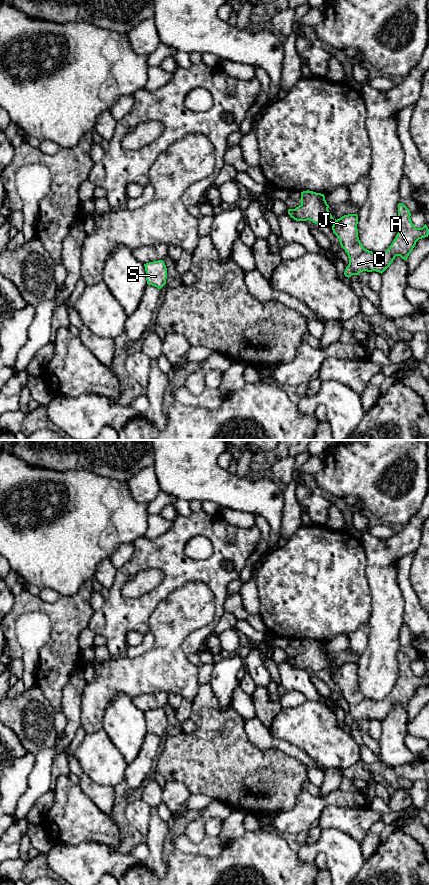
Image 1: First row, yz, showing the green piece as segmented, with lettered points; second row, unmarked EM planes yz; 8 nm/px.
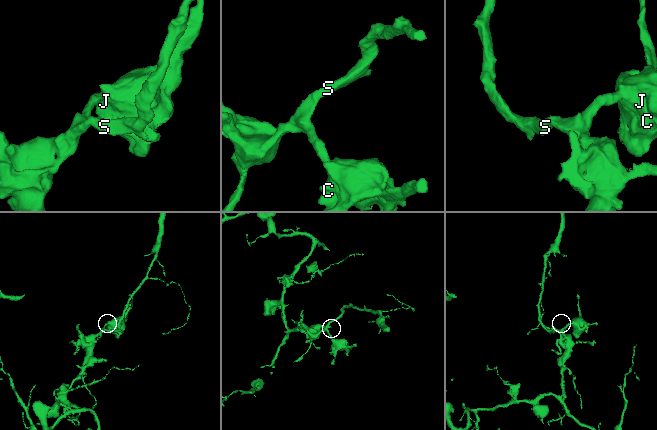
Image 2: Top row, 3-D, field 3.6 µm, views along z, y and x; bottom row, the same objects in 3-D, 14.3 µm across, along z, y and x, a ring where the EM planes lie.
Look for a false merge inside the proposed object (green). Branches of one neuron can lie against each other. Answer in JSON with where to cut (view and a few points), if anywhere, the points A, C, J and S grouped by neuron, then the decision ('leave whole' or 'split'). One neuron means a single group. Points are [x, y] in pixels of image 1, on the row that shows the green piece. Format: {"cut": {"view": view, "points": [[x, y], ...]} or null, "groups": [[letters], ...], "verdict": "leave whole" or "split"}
{"cut": null, "groups": [["A", "C", "J", "S"]], "verdict": "leave whole"}

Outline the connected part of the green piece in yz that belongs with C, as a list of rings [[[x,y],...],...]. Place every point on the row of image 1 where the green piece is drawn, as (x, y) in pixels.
[[[402,203],[398,204],[398,233],[390,247],[382,253],[374,253],[363,247],[358,237],[358,215],[348,214],[334,219],[333,233],[338,237],[341,247],[349,258],[344,271],[346,277],[359,275],[363,271],[383,273],[396,256],[407,260],[419,239],[428,237],[429,229],[425,224],[416,228],[411,221],[409,209]]]

